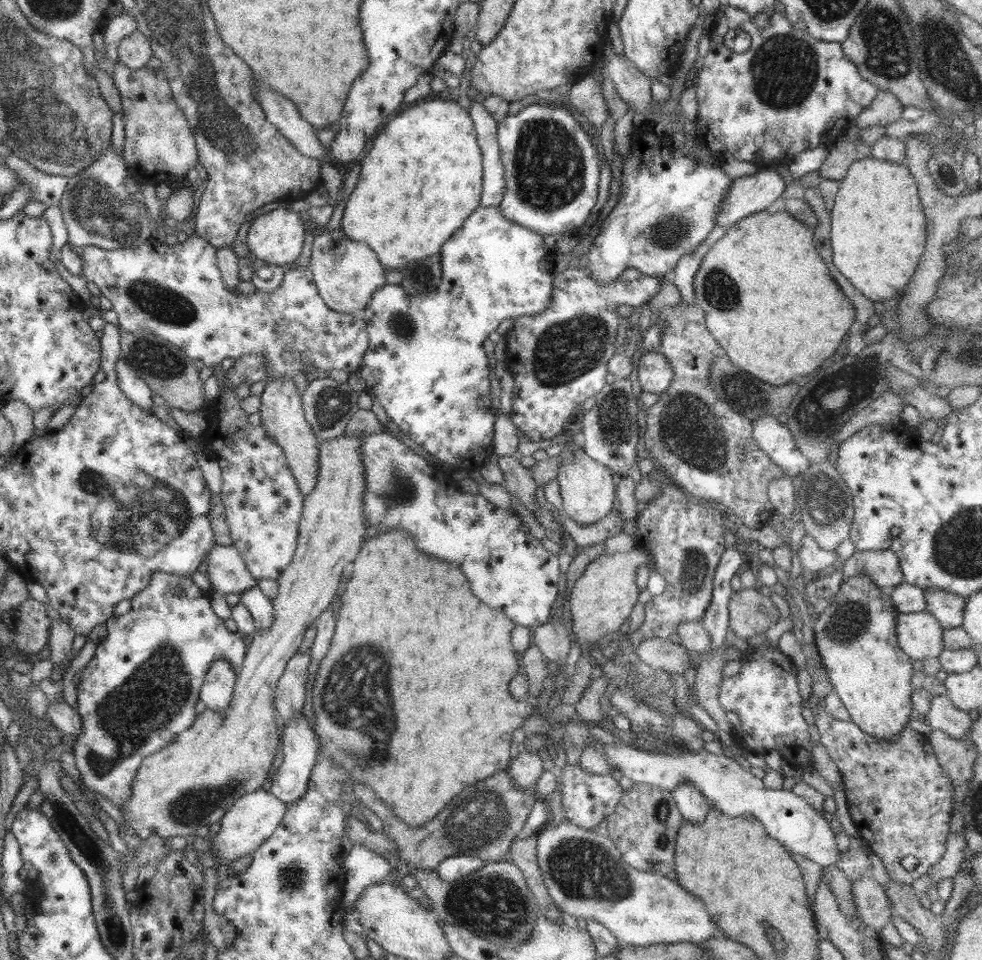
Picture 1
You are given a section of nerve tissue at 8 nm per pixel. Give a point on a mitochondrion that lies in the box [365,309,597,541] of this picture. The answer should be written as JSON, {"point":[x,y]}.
{"point":[398,489]}

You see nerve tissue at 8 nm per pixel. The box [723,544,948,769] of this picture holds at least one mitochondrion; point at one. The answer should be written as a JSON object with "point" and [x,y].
{"point":[851,619]}

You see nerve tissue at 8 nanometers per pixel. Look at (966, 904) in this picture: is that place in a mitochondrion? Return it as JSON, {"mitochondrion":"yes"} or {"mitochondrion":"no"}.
{"mitochondrion":"no"}

